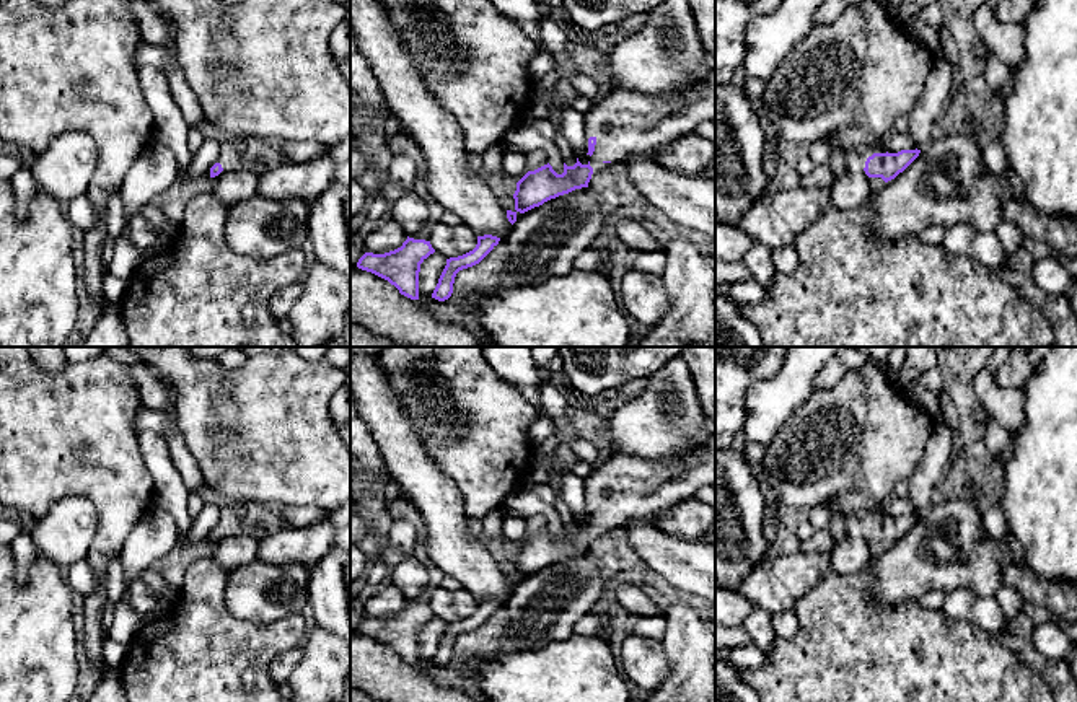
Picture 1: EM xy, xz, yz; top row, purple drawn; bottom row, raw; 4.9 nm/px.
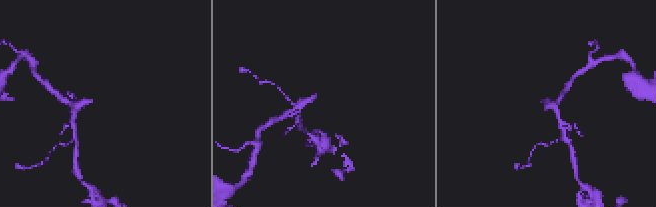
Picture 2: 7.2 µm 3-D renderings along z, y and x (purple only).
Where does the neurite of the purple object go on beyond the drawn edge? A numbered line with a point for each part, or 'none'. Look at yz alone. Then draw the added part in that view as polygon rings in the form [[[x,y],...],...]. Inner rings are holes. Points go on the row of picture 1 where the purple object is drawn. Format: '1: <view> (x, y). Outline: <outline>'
1: yz (856, 158). Outline: [[[862,145],[844,150],[844,153],[849,171],[852,173],[864,171],[867,156]]]

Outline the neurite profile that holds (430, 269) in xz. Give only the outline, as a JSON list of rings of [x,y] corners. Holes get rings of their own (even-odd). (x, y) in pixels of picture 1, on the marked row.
[[[433,252],[427,259],[424,259],[419,272],[420,301],[429,300],[432,296],[445,265],[446,265],[446,257],[443,257],[440,252]]]

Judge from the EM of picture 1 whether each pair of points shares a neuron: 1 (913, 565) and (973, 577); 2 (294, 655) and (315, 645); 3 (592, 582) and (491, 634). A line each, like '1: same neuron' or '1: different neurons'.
1: same neuron
2: different neurons
3: same neuron

